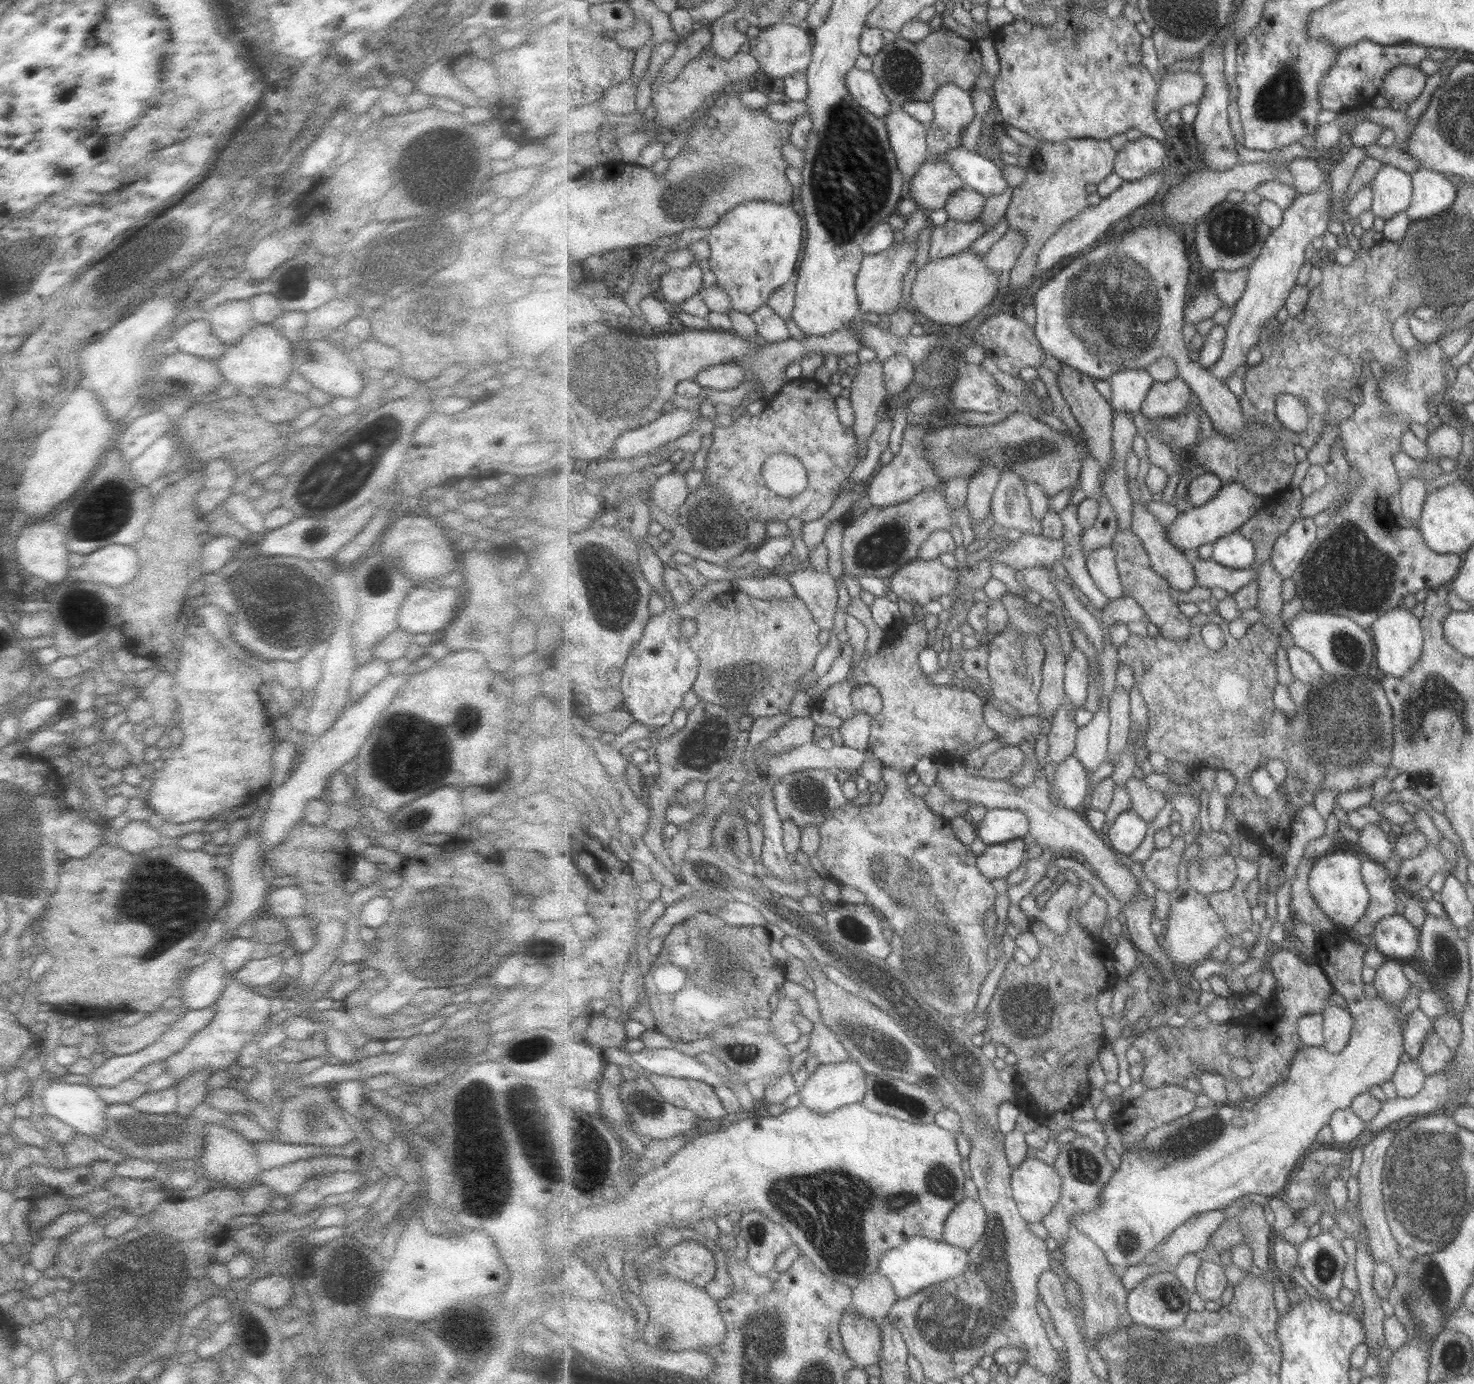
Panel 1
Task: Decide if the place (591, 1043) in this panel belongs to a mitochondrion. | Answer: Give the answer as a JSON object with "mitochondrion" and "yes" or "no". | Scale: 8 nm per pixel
{"mitochondrion":"no"}

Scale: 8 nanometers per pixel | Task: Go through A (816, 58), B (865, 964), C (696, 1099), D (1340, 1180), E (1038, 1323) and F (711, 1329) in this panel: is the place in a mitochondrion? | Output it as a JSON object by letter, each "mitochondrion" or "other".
{"A":"other","B":"other","C":"other","D":"other","E":"other","F":"other"}

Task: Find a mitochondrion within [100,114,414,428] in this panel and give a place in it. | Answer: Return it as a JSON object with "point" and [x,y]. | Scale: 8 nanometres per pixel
{"point":[163,225]}

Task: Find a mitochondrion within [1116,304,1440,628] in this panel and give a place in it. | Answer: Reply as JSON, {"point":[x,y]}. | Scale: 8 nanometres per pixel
{"point":[1354,575]}

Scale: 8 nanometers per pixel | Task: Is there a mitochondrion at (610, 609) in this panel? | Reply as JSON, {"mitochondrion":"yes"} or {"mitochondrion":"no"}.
{"mitochondrion":"yes"}

